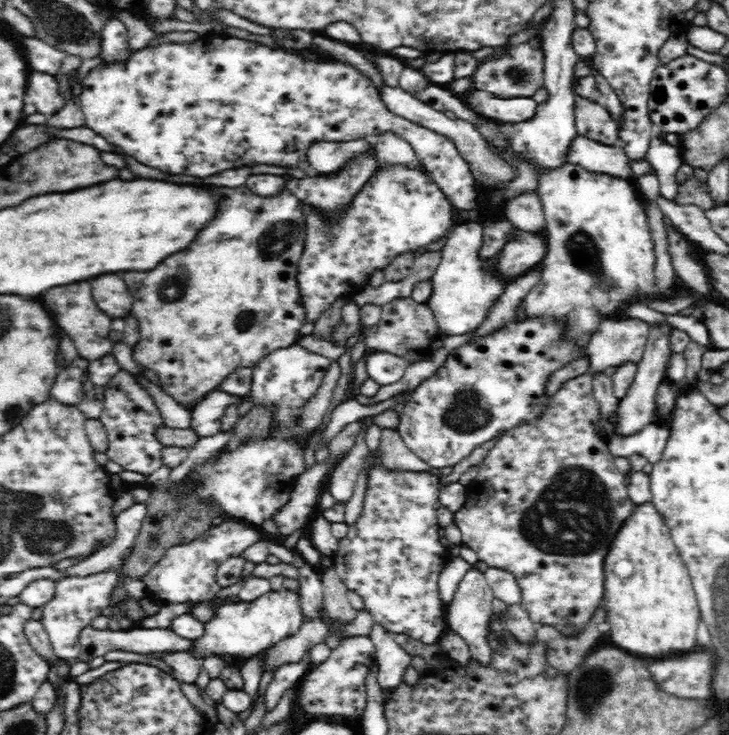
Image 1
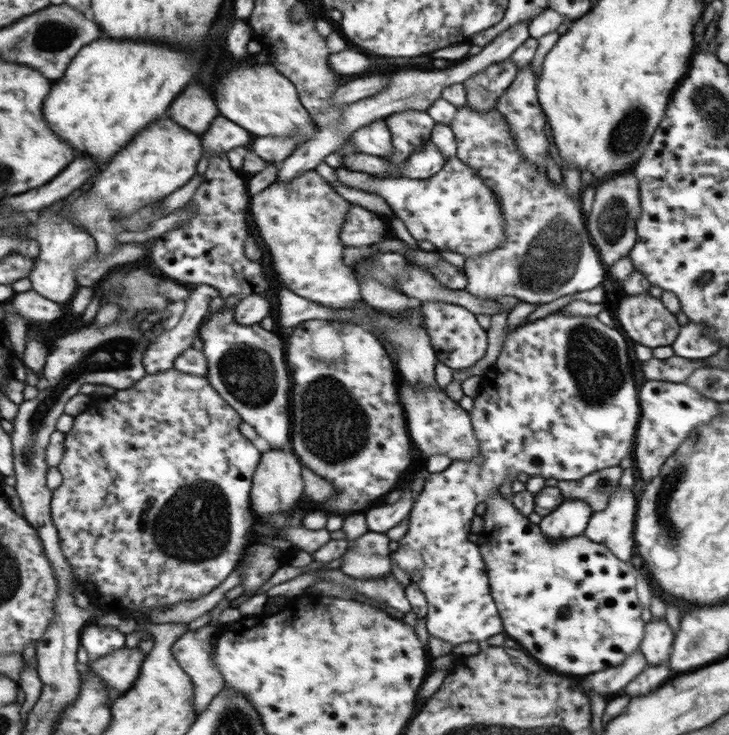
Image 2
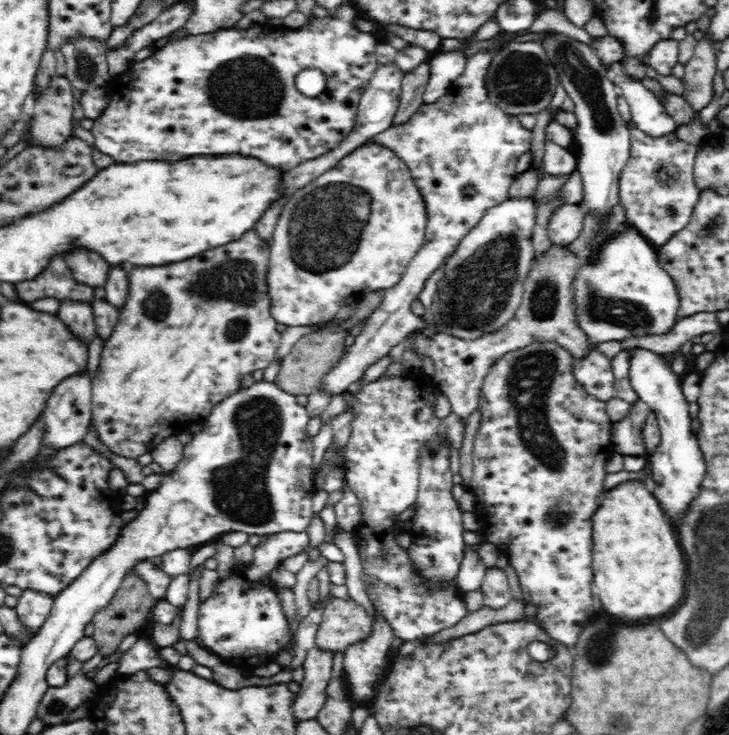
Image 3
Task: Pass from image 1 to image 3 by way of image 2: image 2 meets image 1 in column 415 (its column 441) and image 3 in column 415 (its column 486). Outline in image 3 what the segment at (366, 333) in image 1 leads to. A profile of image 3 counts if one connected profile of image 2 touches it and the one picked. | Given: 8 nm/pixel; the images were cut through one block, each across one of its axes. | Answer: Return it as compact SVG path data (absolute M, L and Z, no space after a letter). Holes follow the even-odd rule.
M553 244L534 258L523 282L523 298L514 317L500 330L472 340L464 340L446 333L437 333L426 339L419 330L413 340L420 356L430 356L434 360L436 373L432 380L440 389L440 394L451 402L451 412L458 417L463 427L463 436L468 417L479 408L483 380L494 363L510 351L521 349L534 341L554 342L570 351L574 357L588 354L588 336L577 324L578 315L574 305L574 278L584 255L572 252L569 245Z

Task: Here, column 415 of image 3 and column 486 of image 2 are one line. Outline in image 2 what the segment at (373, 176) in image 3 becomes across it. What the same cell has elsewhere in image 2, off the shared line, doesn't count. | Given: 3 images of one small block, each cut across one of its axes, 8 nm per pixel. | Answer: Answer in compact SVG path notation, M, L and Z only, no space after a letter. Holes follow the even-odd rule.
M456 156L445 159L439 172L425 180L400 177L376 180L366 173L349 172L340 166L333 170L339 184L383 198L407 232L416 241L431 242L437 252L449 250L461 254L464 260L471 260L491 253L505 240L505 222L497 195Z

